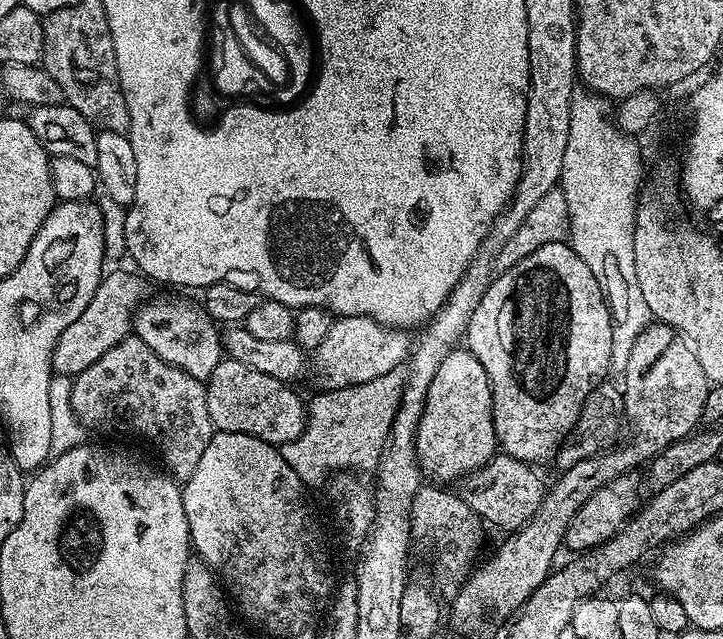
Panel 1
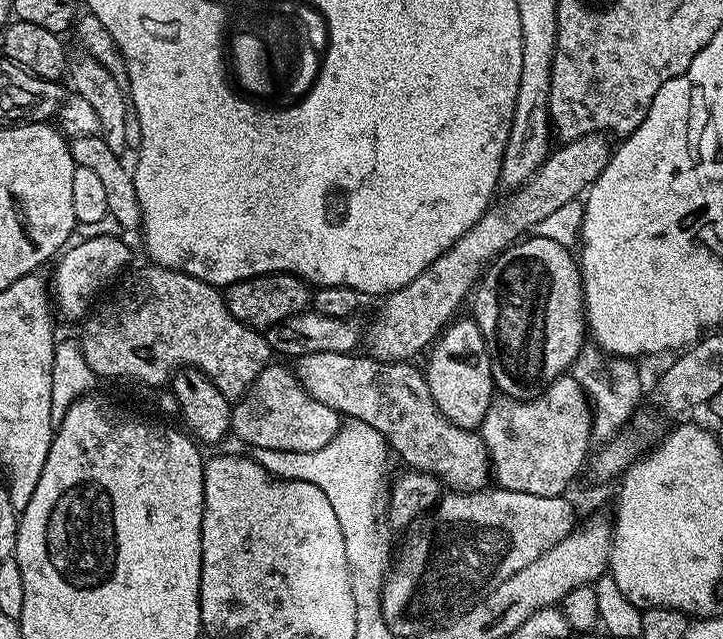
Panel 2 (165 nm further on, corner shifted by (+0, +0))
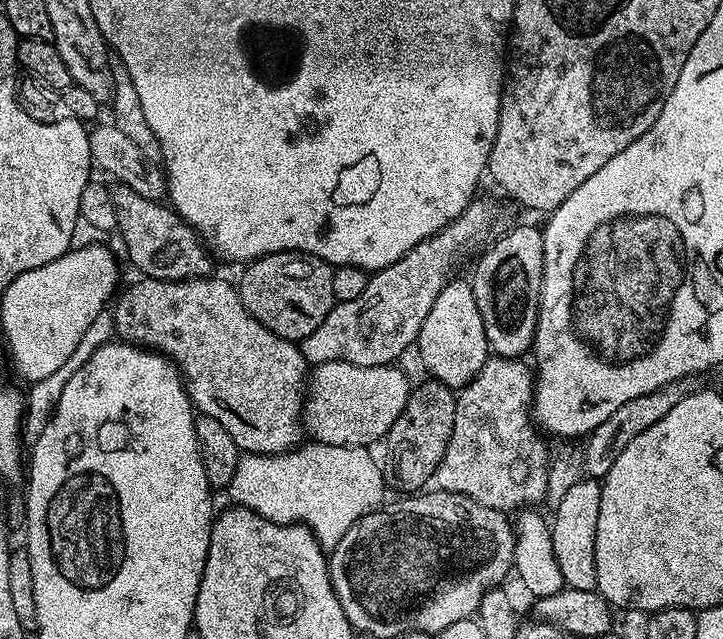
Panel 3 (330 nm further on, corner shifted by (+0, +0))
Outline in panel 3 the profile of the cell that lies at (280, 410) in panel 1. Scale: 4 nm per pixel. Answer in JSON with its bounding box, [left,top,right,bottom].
[302,362,410,448]

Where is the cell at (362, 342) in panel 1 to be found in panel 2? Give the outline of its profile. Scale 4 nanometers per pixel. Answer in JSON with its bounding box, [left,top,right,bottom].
[366,132,614,362]

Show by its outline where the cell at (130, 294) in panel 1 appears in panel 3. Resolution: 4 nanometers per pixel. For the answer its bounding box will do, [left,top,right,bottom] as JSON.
[112,279,310,453]

